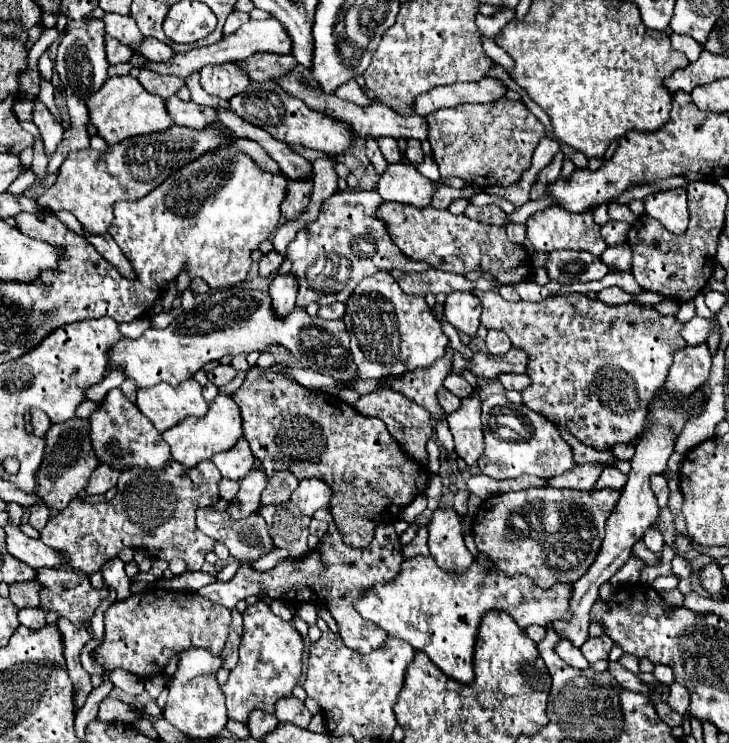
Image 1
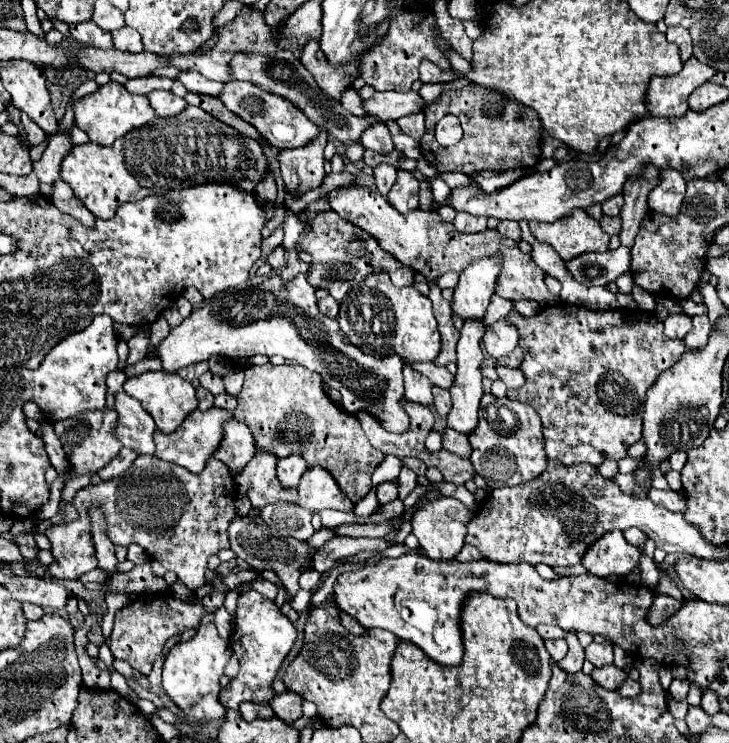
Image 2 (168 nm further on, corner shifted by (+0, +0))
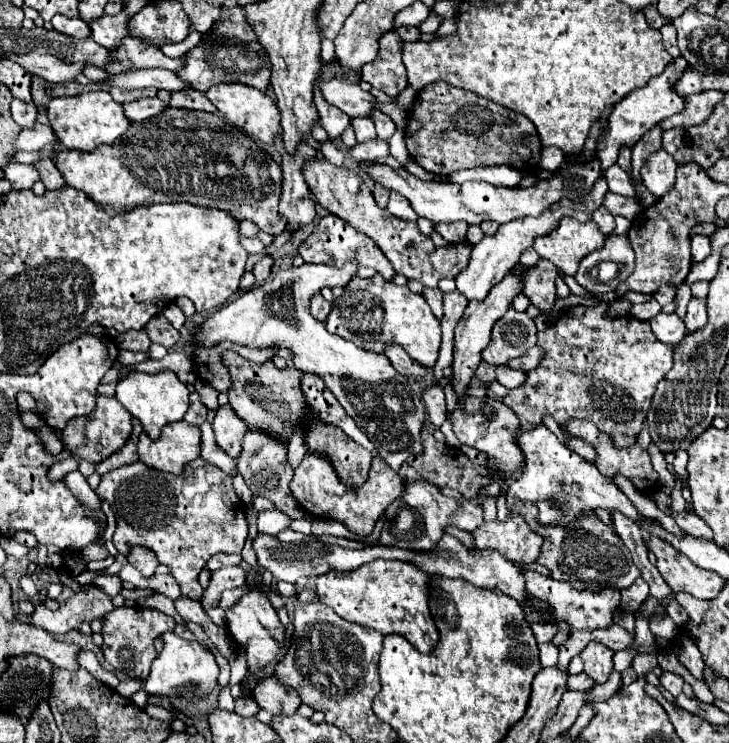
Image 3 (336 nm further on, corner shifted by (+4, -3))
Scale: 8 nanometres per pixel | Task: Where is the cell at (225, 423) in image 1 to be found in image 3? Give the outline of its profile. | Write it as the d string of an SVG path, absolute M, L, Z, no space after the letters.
M175 421L163 427L157 441L153 441L147 433L141 433L137 455L139 461L153 469L181 475L187 463L201 457L201 431L185 421Z

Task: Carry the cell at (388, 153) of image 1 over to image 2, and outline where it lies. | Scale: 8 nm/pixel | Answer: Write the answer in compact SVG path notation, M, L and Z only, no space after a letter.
M377 122L375 126L369 126L365 132L363 132L363 138L361 138L363 146L369 148L369 150L375 150L379 154L389 154L393 150L393 142L391 142L391 134L387 130L387 126L383 122Z

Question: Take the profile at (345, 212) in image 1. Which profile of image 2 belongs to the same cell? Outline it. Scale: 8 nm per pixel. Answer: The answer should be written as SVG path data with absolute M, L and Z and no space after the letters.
M327 210L327 212L321 212L315 216L313 228L309 226L301 238L301 250L309 252L313 258L311 268L309 268L309 282L317 288L327 288L329 294L339 302L345 298L347 290L351 290L355 284L359 284L367 274L375 274L375 272L387 272L395 286L413 284L411 268L397 262L391 254L387 254L385 250L379 248L377 240L371 234L367 234L365 230L343 220L333 210Z

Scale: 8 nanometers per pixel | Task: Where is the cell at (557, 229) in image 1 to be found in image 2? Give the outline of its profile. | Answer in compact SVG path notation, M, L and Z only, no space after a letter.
M575 210L571 218L559 218L559 222L529 222L529 226L533 236L551 244L565 262L583 252L605 252L609 248L609 234L585 210Z

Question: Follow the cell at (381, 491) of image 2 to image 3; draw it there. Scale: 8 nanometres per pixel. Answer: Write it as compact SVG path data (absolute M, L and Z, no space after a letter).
M307 453L305 461L301 461L301 465L295 469L295 475L291 481L291 493L307 513L315 517L341 521L357 535L371 535L379 515L395 499L403 497L403 491L405 491L405 483L401 481L401 477L383 459L375 459L375 457L371 463L371 473L365 485L361 485L359 489L347 489L339 481L339 477L335 477L335 469L331 469L329 461L323 457L315 457L313 453Z

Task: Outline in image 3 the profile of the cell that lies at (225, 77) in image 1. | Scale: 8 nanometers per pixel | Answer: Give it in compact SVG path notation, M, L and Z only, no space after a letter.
M139 69L139 71L127 71L115 77L109 77L107 83L115 87L157 87L167 91L181 91L189 89L191 85L183 81L177 73L167 69Z

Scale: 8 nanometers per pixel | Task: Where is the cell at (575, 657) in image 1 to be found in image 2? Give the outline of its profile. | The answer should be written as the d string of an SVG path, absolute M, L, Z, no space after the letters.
M547 640L545 646L547 646L547 650L555 662L563 660L567 654L567 642L565 640Z

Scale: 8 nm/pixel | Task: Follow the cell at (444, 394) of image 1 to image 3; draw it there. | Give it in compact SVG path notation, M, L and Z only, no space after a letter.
M439 385L427 387L427 389L423 391L423 401L425 401L425 407L427 407L429 421L431 421L435 427L439 427L439 425L445 421L445 417L447 417L443 387L439 387Z

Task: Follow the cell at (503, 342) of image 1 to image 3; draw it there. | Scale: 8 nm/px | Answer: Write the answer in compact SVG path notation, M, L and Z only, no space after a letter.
M509 309L493 327L491 343L483 349L481 357L489 365L505 365L509 359L527 353L537 341L537 327L525 313Z

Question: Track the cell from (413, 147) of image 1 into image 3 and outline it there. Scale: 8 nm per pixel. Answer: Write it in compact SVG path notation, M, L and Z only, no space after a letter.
M375 111L375 113L371 115L371 119L373 119L375 127L377 127L377 137L383 139L383 141L389 141L389 139L393 137L393 133L397 131L395 123L391 121L391 117L387 117L387 115L381 113L381 111Z

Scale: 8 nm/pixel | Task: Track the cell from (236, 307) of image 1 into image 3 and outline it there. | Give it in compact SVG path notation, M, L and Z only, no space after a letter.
M313 263L279 271L273 279L257 285L235 301L223 305L219 311L211 313L203 325L195 327L191 341L183 345L183 351L187 357L193 357L197 349L215 347L221 341L255 349L291 349L295 367L299 367L303 373L315 373L321 377L343 405L347 415L351 415L359 429L371 439L371 443L375 443L387 465L393 471L399 471L411 453L419 453L419 449L423 449L419 437L419 429L425 425L421 399L411 389L409 379L399 375L385 355L363 351L351 341L329 333L325 323L315 321L309 311L309 301L315 293L319 293L323 287L345 288L355 271L355 265L343 265L343 269L335 269Z

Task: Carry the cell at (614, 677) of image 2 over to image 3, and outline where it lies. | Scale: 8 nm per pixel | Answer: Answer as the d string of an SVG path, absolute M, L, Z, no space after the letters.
M587 673L569 675L569 679L567 679L569 691L589 691L589 689L593 689L593 685L595 685L595 681L591 681L591 677L587 677Z

